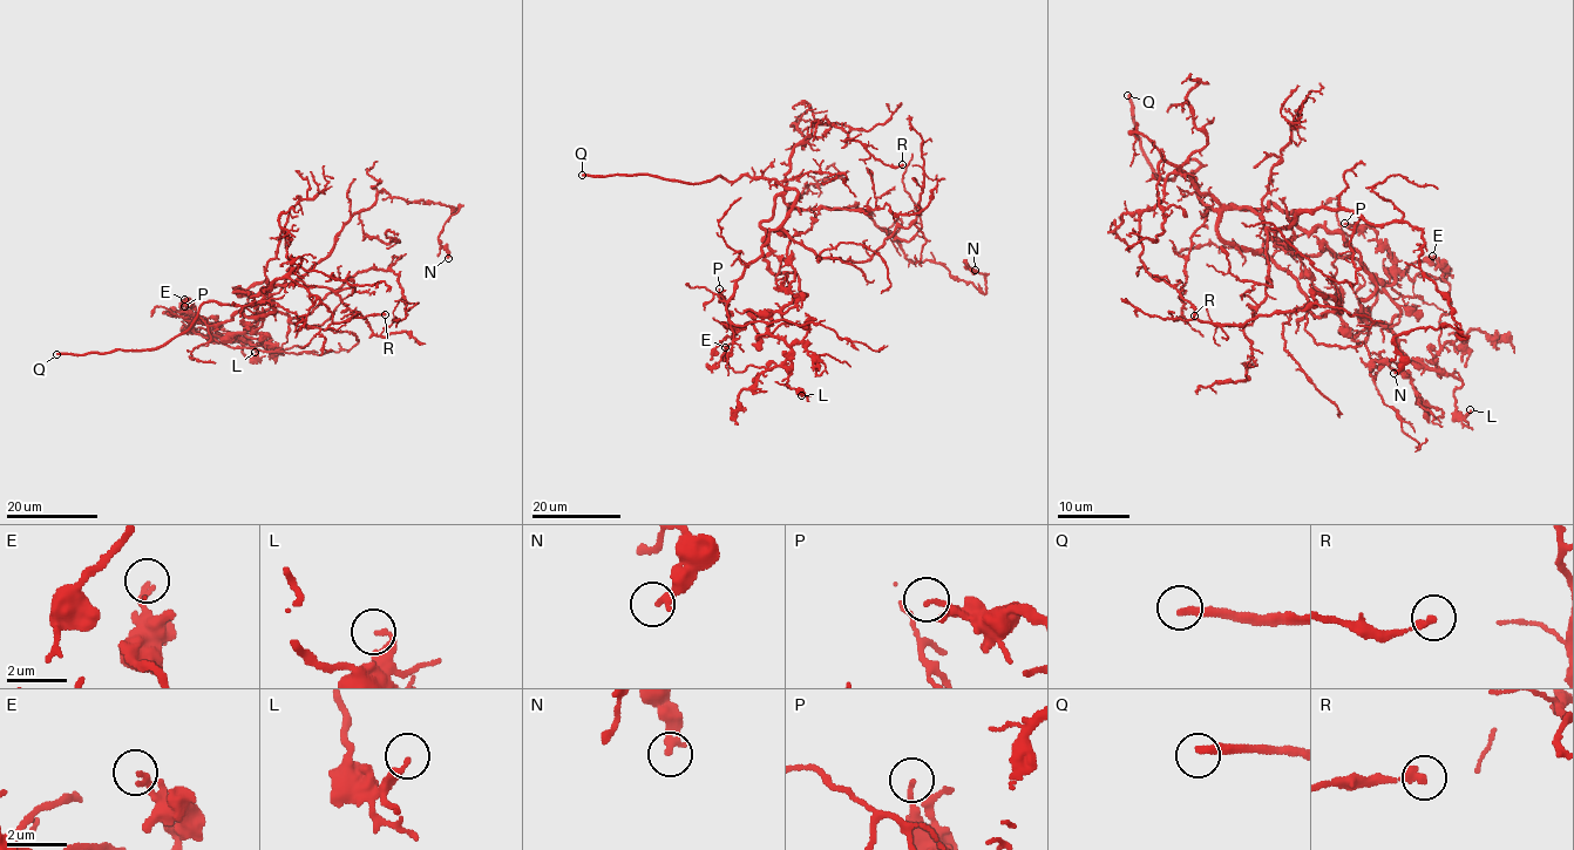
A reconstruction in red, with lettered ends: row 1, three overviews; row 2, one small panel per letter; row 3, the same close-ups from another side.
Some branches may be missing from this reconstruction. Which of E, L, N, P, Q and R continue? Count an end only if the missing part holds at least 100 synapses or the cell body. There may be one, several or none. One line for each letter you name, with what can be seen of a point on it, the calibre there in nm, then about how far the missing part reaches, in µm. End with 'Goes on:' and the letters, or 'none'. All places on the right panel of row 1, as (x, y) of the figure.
Q: (1127, 95) | 280 nm | 25 µm
Goes on: Q

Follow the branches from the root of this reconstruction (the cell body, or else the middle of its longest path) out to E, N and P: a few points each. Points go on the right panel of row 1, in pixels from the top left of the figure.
E: (1247, 209), (1297, 218), (1335, 254), (1347, 332), (1384, 324), (1417, 362), (1451, 310), (1432, 256)
N: (1247, 209), (1267, 233), (1325, 206), (1422, 231), (1422, 274), (1467, 337), (1452, 326), (1399, 333), (1393, 373)
P: (1247, 209), (1232, 205), (1275, 203), (1335, 254), (1354, 334), (1401, 308), (1389, 246), (1344, 223)

